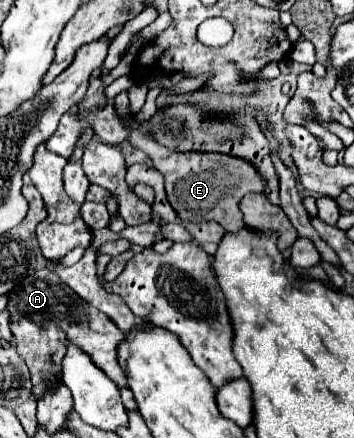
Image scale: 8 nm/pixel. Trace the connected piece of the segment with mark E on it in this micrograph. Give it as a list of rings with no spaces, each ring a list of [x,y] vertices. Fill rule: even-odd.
[[[131,133],[131,145],[145,151],[155,169],[165,177],[165,191],[171,207],[179,213],[181,219],[203,223],[203,221],[217,221],[227,231],[243,229],[243,213],[239,203],[243,195],[251,191],[263,191],[267,187],[267,179],[257,171],[253,163],[241,157],[233,157],[227,153],[203,153],[203,151],[187,151],[175,153],[165,149],[163,145],[155,143],[147,135]]]

